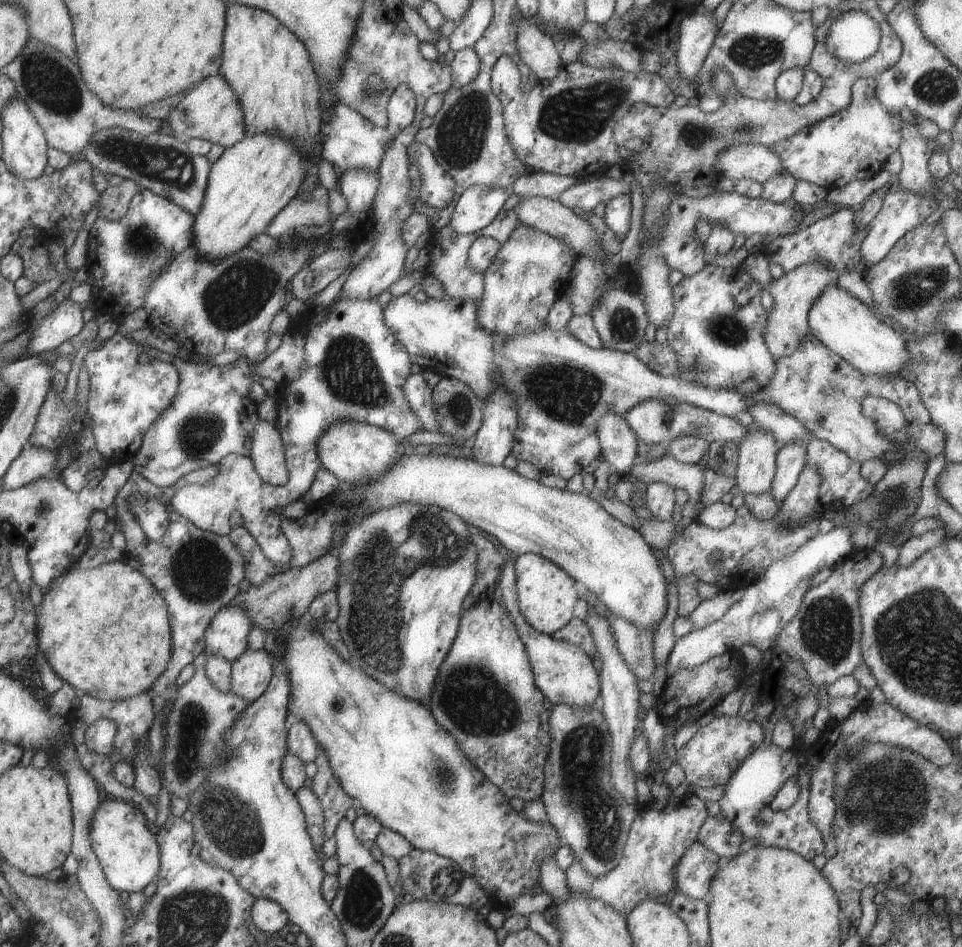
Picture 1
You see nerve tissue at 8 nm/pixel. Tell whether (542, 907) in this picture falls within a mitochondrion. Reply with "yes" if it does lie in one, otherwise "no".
no

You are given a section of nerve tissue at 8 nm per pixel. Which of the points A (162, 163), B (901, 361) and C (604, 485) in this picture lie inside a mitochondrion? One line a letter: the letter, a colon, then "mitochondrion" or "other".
A: mitochondrion
B: other
C: other

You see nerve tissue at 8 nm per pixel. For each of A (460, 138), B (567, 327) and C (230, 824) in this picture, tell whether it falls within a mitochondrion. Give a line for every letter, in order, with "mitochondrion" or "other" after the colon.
A: mitochondrion
B: other
C: mitochondrion

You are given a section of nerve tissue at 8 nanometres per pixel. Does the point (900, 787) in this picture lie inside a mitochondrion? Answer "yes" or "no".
yes

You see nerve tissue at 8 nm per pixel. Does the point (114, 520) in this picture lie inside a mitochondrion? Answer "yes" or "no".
no

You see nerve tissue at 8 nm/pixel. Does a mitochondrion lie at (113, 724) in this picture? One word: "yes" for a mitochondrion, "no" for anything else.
no

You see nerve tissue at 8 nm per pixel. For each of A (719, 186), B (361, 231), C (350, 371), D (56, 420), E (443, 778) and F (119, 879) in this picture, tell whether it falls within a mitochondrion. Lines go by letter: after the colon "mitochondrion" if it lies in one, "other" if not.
A: other
B: other
C: mitochondrion
D: other
E: mitochondrion
F: other

